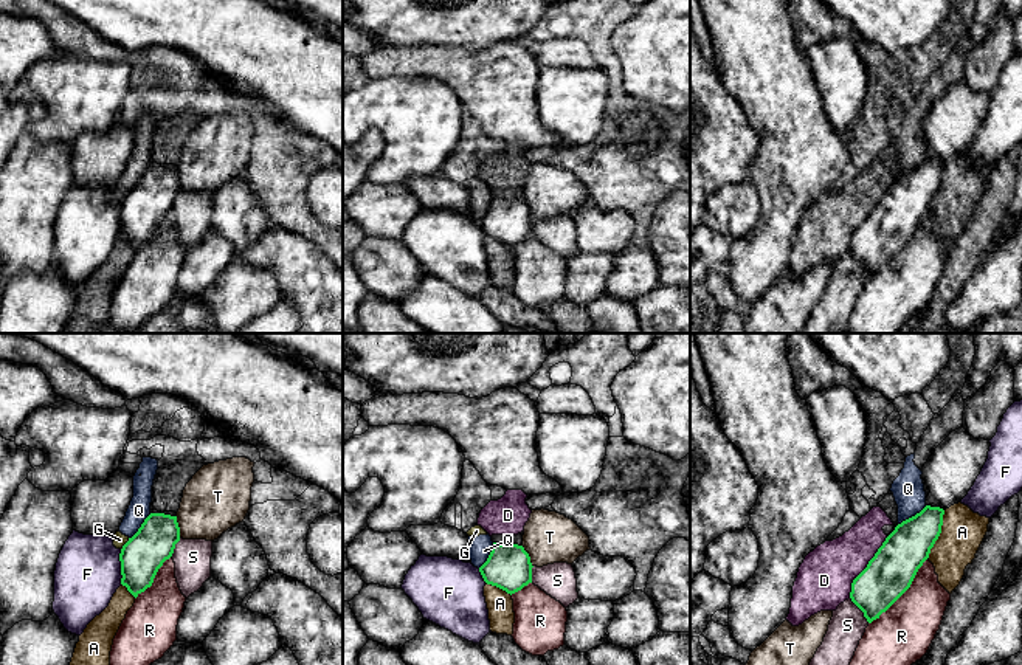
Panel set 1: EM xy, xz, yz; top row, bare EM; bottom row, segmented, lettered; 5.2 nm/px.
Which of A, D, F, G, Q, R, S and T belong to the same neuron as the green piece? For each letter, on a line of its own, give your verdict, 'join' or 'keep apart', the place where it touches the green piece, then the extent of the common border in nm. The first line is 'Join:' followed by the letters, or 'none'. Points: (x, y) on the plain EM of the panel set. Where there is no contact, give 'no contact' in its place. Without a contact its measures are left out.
Join: none
A: keep apart; meets green in yz at (940, 185); contact 260 nm long
D: keep apart; meets green in yz at (866, 220); contact 380 nm long
F: keep apart; meets green in xy at (121, 219); contact 180 nm long
G: keep apart; meets green in xy at (124, 197); contact 80 nm long
Q: keep apart; meets green in yz at (912, 169); contact 180 nm long
R: keep apart; meets green in yz at (903, 245); contact 460 nm long
S: keep apart; meets green in yz at (859, 261); contact 170 nm long
T: keep apart; meets green in xy at (179, 180); contact 110 nm long

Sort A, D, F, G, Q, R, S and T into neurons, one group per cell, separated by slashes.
A / D / F / G Q / R / S / T

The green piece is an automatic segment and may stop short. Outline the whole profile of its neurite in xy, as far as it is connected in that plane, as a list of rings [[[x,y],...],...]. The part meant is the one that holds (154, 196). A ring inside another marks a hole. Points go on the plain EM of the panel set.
[[[150,166],[119,206],[121,237],[136,251],[152,239],[158,222],[180,194],[177,169]]]

